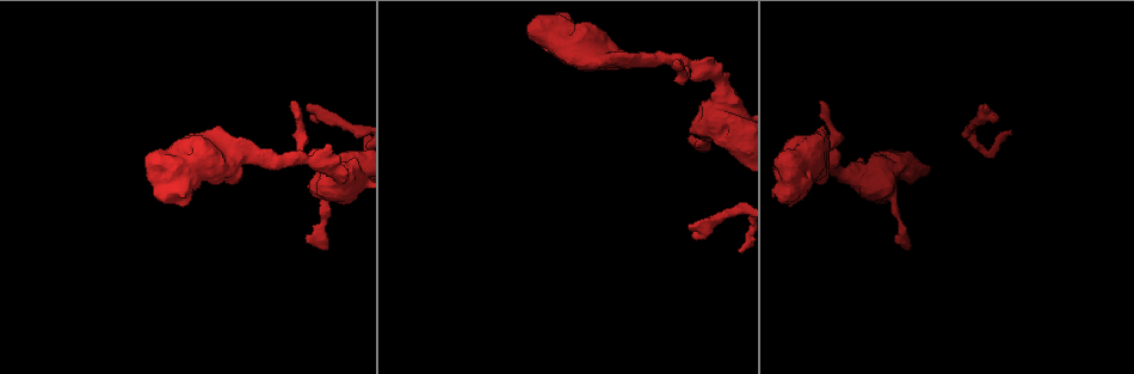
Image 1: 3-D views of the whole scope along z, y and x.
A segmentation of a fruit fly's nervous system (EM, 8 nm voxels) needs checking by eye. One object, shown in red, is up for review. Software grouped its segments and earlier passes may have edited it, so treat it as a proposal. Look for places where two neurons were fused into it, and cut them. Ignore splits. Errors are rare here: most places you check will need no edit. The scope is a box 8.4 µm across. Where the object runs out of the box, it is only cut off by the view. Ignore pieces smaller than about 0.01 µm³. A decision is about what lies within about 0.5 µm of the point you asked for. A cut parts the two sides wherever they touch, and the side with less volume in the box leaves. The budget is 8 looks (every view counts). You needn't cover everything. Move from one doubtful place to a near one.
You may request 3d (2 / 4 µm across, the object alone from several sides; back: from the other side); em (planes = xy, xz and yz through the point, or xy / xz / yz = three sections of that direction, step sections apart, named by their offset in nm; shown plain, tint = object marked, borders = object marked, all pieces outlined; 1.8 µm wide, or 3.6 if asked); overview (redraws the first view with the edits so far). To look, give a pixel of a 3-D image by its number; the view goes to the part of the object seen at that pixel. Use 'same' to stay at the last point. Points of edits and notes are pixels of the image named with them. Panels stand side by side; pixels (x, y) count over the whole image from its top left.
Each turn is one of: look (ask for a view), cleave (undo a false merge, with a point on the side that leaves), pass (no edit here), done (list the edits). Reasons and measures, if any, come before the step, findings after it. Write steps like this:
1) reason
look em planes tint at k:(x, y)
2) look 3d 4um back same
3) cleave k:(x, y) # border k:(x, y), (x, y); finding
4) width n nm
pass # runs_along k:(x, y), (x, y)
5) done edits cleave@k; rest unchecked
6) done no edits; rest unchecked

a fork
look em xz step 4 tint at 1:(684, 62)

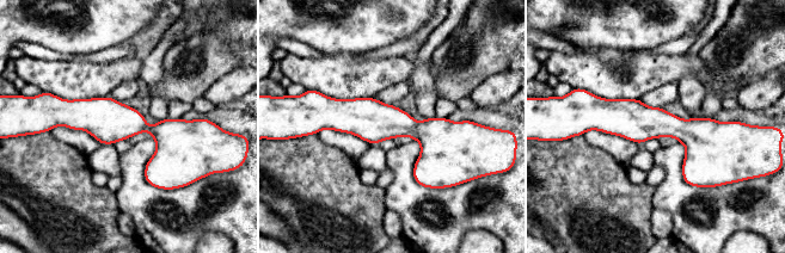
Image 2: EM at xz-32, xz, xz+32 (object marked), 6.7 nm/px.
look em planes tint same

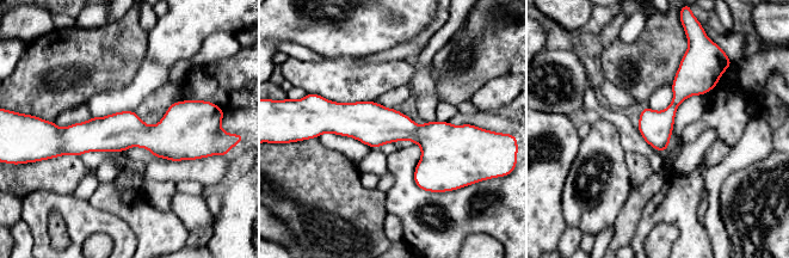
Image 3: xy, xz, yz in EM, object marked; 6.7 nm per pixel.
width 220 nm
pass # all the same neuron

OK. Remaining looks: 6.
thick turns thin
look em 3.6um planes tint at 1:(707, 142)

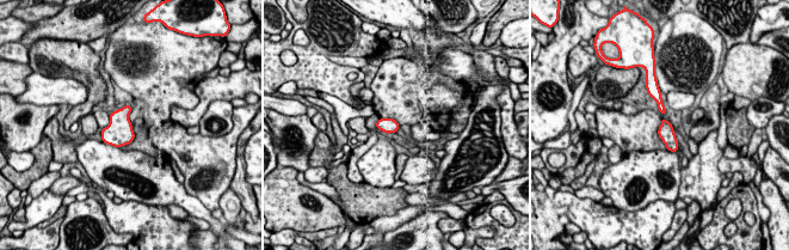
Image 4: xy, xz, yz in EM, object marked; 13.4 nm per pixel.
width 200 nm
pass # continuous, no second neuron

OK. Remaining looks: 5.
sharp bend
look 3d 4um at 1:(186, 169)

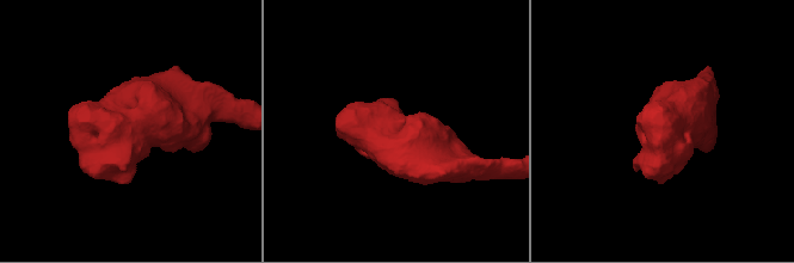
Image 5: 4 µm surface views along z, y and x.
look em 3.6um planes tint at 5:(397, 135)

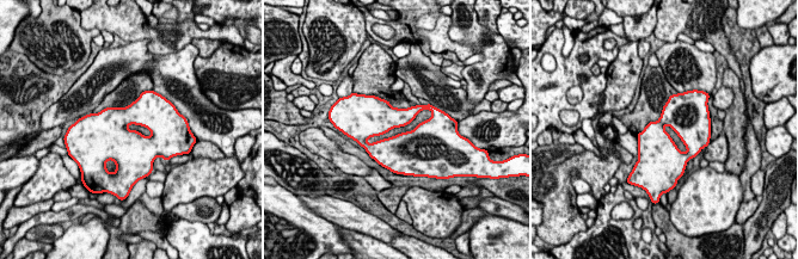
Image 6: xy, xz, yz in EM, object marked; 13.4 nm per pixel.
pass # continuous, no second neuron

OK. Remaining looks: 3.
done no edits; rest unchecked

